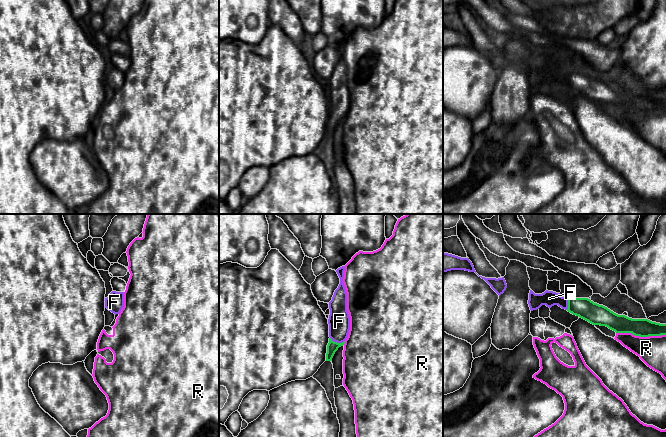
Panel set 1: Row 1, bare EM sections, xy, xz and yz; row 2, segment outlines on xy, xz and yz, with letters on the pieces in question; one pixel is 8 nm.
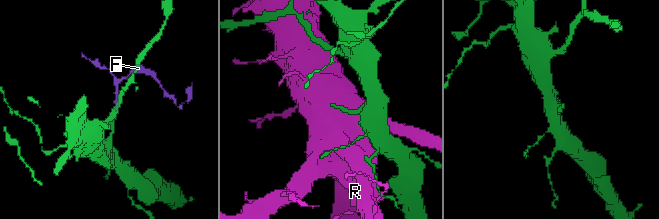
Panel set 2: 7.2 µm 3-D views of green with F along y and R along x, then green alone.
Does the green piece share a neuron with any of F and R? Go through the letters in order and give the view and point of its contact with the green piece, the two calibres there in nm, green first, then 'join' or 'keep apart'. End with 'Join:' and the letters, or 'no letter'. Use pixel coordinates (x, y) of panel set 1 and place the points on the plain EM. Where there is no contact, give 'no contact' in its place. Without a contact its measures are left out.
F: xz (336, 118) | 90/180 nm | join
R: yz (641, 112) | 140/220 nm | keep apart
Join: F

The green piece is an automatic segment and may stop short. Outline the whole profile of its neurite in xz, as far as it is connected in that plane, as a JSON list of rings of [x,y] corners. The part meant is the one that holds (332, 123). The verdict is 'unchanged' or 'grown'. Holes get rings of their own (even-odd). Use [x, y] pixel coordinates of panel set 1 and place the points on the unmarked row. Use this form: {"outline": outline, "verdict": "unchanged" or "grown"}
{"outline": [[[345,42],[336,46],[340,60],[329,78],[330,91],[329,119],[327,121],[326,137],[332,137],[335,128],[345,120],[350,106],[350,93],[347,87],[347,69],[343,59]]], "verdict": "grown"}

